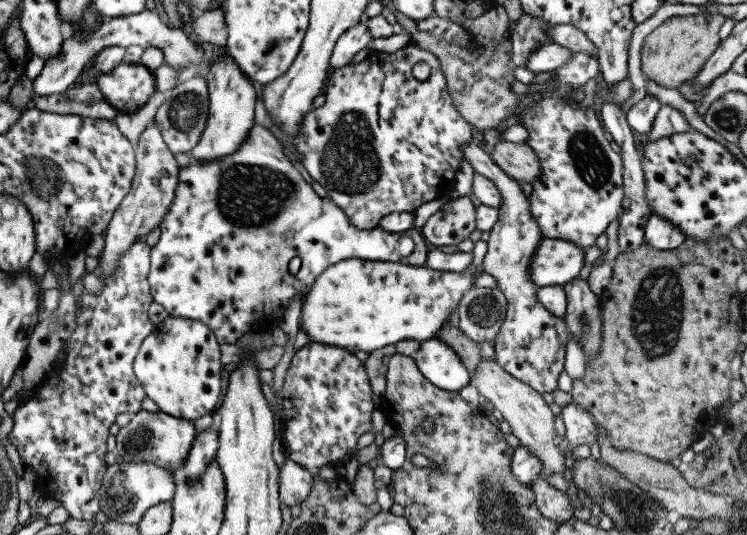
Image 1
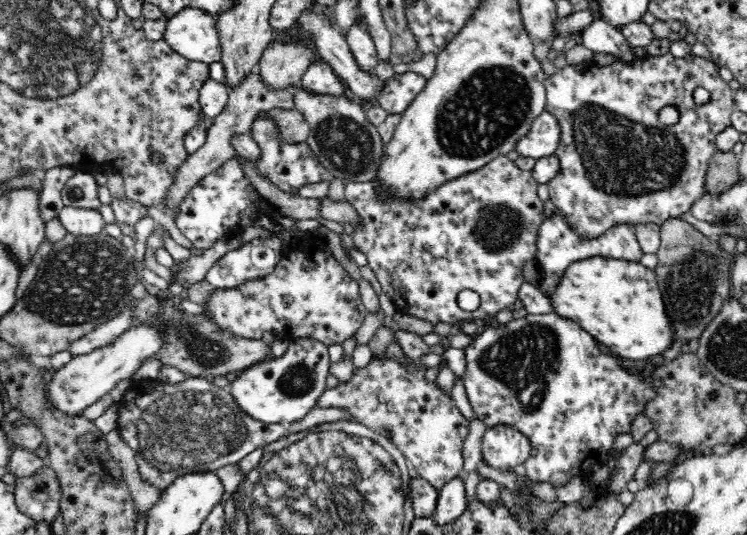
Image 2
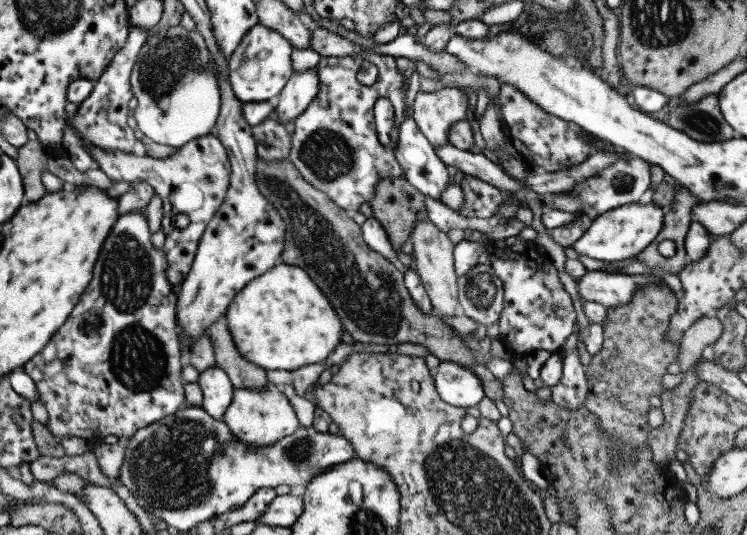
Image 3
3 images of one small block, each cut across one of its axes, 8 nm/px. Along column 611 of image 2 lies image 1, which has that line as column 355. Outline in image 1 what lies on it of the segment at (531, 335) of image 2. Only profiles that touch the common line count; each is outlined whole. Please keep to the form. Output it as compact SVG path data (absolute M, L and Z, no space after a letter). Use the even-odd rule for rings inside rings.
M310 341L295 351L280 392L281 412L284 416L281 437L286 458L304 466L310 474L318 474L329 465L339 467L348 462L348 458L357 452L358 438L372 428L372 412L376 408L372 393L364 362L348 349Z

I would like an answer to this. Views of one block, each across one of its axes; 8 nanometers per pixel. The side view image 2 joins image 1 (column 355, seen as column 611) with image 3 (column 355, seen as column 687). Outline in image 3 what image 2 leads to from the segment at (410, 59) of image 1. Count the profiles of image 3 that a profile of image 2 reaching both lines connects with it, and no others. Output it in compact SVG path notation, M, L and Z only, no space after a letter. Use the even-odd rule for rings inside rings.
M368 50L356 57L323 57L315 69L320 78L320 91L306 111L296 117L295 129L291 134L292 148L288 159L303 180L327 194L340 208L356 212L360 206L370 205L376 194L376 184L379 180L403 177L401 165L394 155L395 143L384 146L376 135L373 109L380 98L386 98L394 108L395 130L402 124L407 105L405 104L407 90L404 88L404 76L397 68L396 58L373 54ZM363 57L368 58L370 63L378 69L378 79L372 85L361 84L356 78Z

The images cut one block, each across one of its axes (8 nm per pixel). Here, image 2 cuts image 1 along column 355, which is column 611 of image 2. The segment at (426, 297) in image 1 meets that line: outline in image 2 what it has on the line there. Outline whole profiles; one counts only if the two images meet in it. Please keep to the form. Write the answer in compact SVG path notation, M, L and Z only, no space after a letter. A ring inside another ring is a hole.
M593 256L586 260L572 262L560 276L560 284L552 296L548 296L554 306L554 313L573 320L588 330L598 344L608 346L614 355L630 360L646 360L666 352L674 342L672 322L668 320L664 299L659 289L655 272L639 262Z

